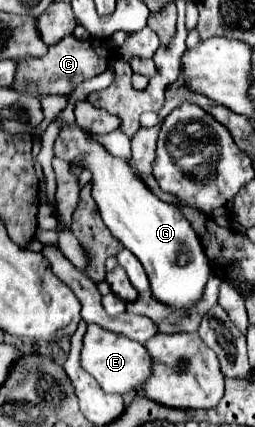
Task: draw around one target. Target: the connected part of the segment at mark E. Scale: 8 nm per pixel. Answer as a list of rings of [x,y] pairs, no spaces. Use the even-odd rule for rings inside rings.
[[[94,323],[88,325],[88,331],[84,335],[84,347],[80,359],[82,367],[100,383],[100,387],[106,393],[116,393],[116,395],[126,395],[136,391],[146,383],[152,371],[152,357],[148,355],[148,349],[142,343],[132,341],[122,333],[108,331]]]

